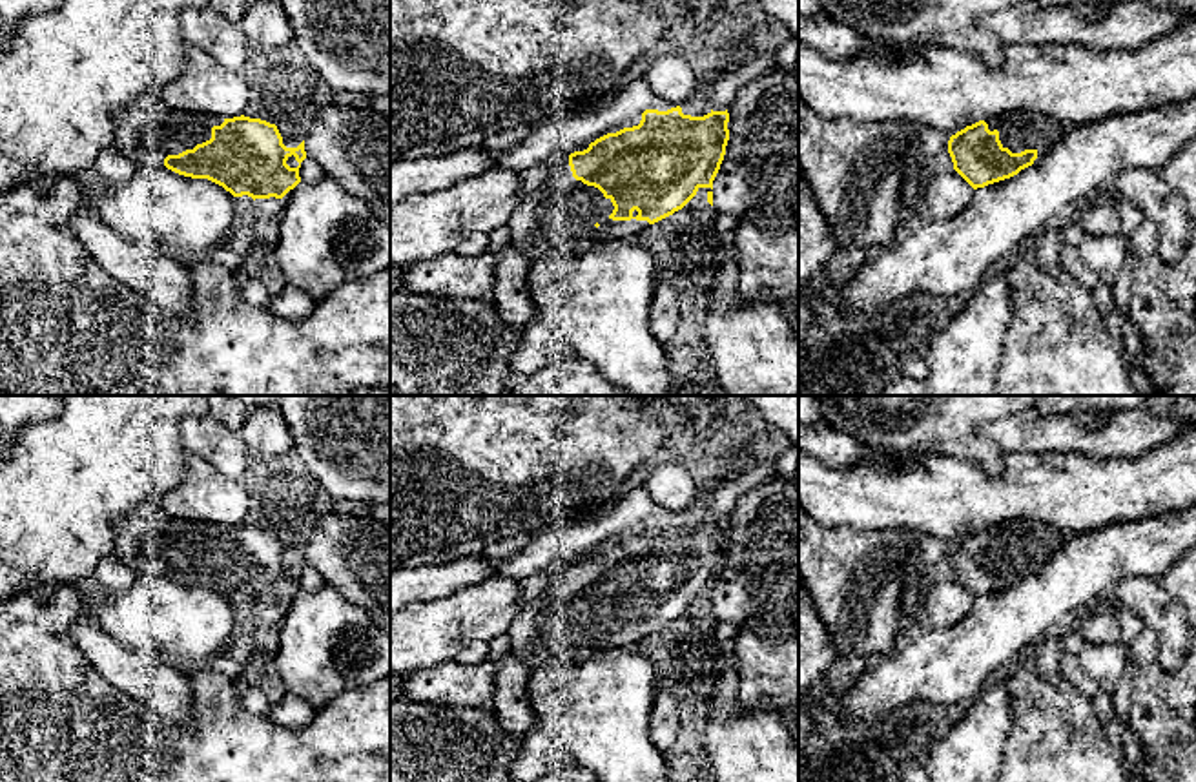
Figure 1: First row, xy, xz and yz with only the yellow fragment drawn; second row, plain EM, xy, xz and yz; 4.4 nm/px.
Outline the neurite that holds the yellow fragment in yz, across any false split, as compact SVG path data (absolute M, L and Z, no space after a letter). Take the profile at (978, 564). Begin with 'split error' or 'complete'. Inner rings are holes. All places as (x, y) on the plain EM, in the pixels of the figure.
split error; M1003 521L952 543L948 561L954 578L977 598L1036 572L1063 540L1061 530L1039 521Z

